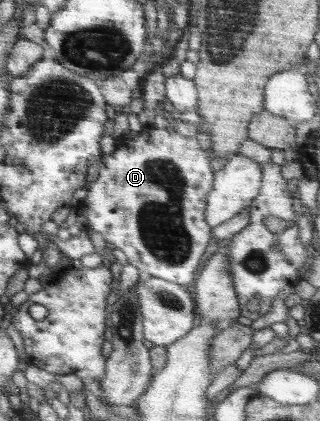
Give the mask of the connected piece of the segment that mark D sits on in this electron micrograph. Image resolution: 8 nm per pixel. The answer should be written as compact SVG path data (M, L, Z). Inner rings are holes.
M144 128L135 138L132 136L120 137L116 140L115 150L107 155L102 161L100 171L98 171L98 179L87 188L87 195L83 199L79 212L84 214L87 219L86 231L98 231L107 243L112 243L116 248L121 249L128 263L137 267L142 276L159 277L160 279L170 280L178 283L178 285L188 285L194 281L194 273L198 271L200 259L210 243L210 230L212 227L206 223L205 211L208 209L208 195L212 193L212 169L208 171L208 157L206 151L200 149L200 143L196 141L196 137L180 135L180 133L170 128Z

